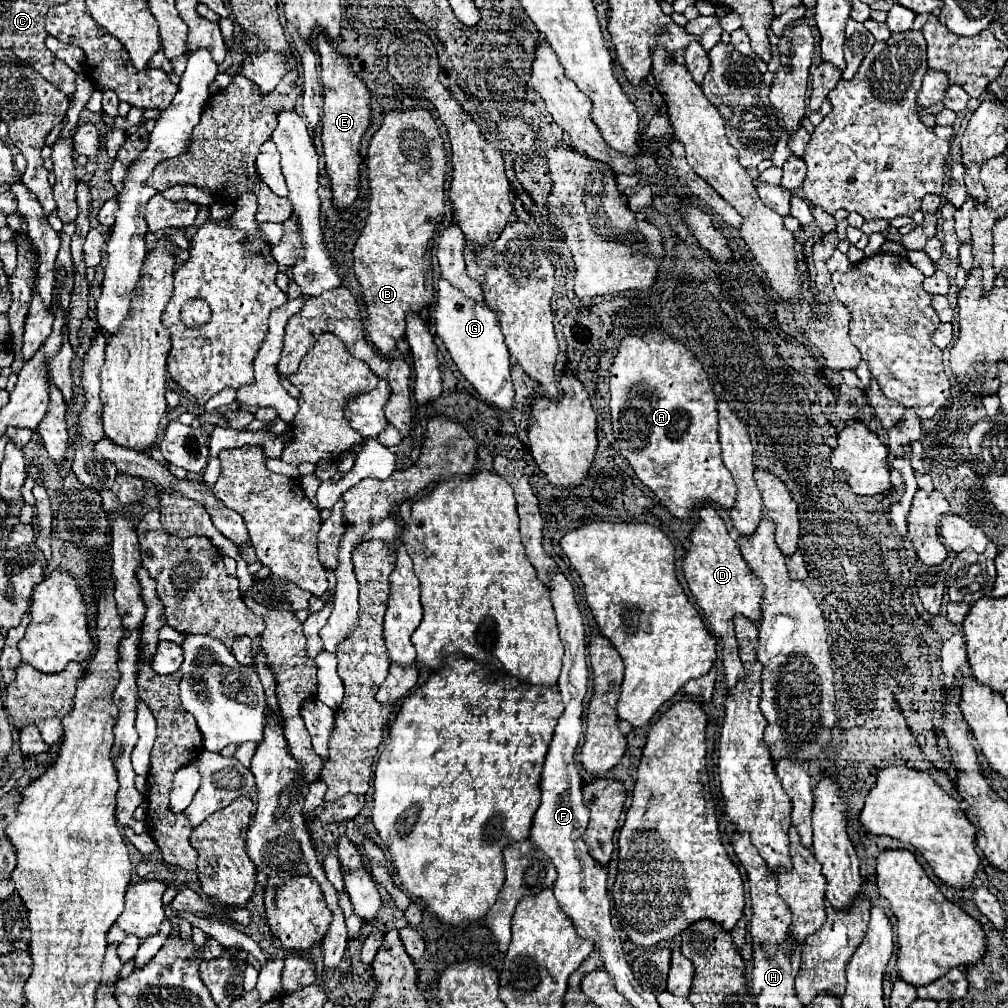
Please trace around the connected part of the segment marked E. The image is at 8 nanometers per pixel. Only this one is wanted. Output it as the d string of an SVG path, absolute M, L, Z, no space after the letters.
M317 35L317 51L321 64L323 83L323 115L321 115L321 143L325 155L325 171L329 175L329 185L333 191L333 207L345 211L359 195L359 143L369 129L371 119L371 91L353 73L349 57L337 53L337 49L327 43L325 35Z

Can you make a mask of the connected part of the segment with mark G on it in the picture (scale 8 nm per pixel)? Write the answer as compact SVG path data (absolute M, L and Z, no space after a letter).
M439 279L435 297L435 327L459 373L477 389L477 393L487 403L503 411L513 411L515 391L509 375L509 349L505 345L499 319L489 309L489 305L485 301L479 303L465 297L465 293L457 291L449 281Z

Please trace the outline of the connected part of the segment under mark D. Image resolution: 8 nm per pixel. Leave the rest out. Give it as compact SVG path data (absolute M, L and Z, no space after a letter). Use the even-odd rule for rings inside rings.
M703 505L699 509L699 521L691 531L689 543L691 545L683 555L683 573L693 597L697 599L697 605L703 609L705 619L713 629L713 635L717 635L723 643L725 683L731 689L743 673L743 663L741 663L738 643L735 639L733 617L741 613L751 621L759 621L763 585L761 585L761 579L749 569L745 559L741 557L741 551L737 543L729 537L721 515L711 505Z

